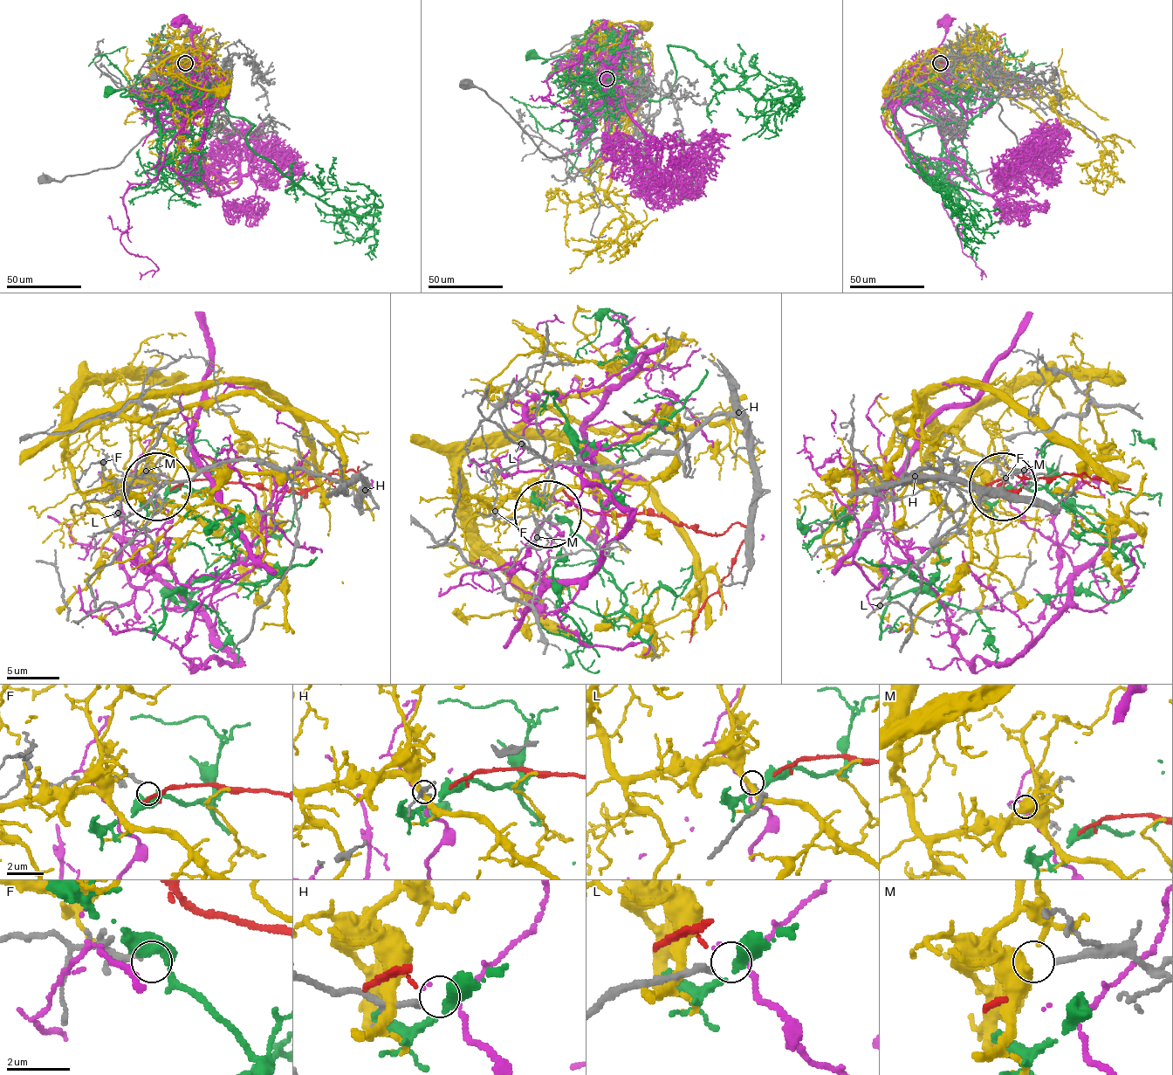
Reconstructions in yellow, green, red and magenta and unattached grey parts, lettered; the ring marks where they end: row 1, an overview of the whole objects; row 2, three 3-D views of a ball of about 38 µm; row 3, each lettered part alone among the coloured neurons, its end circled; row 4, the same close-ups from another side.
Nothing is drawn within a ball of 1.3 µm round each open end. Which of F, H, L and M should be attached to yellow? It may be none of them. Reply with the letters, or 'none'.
M

